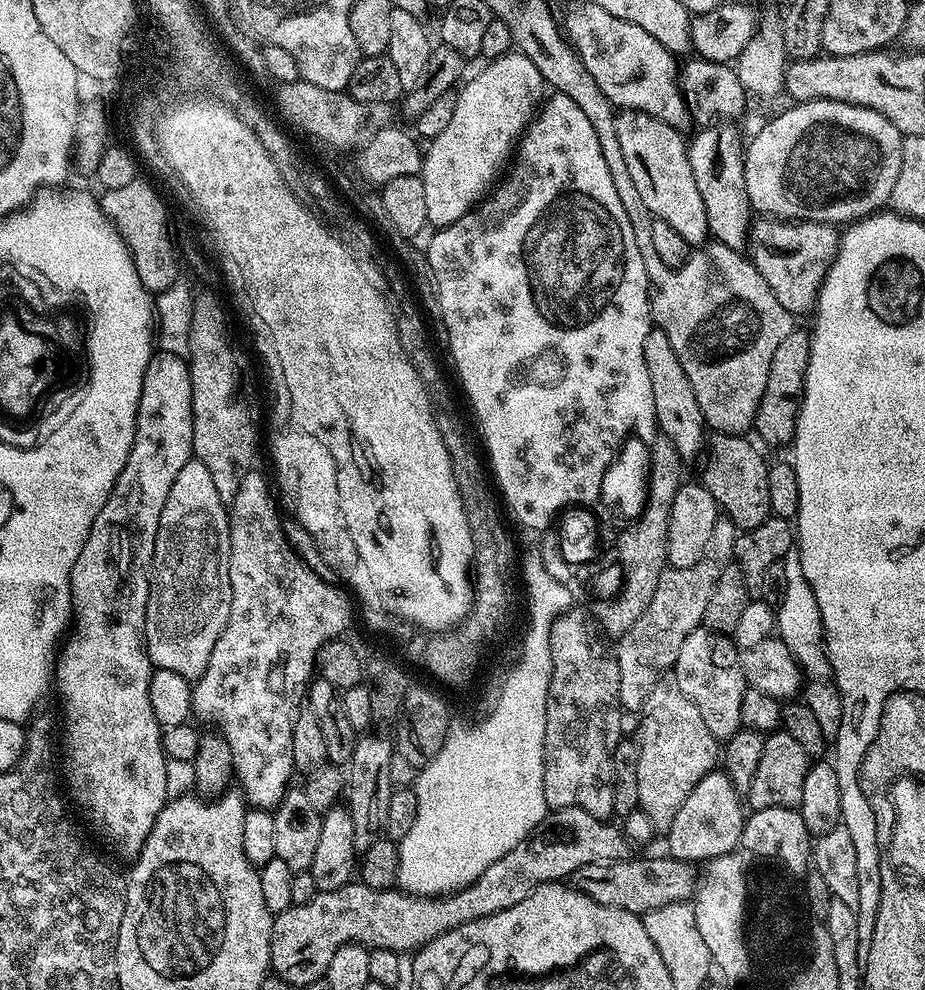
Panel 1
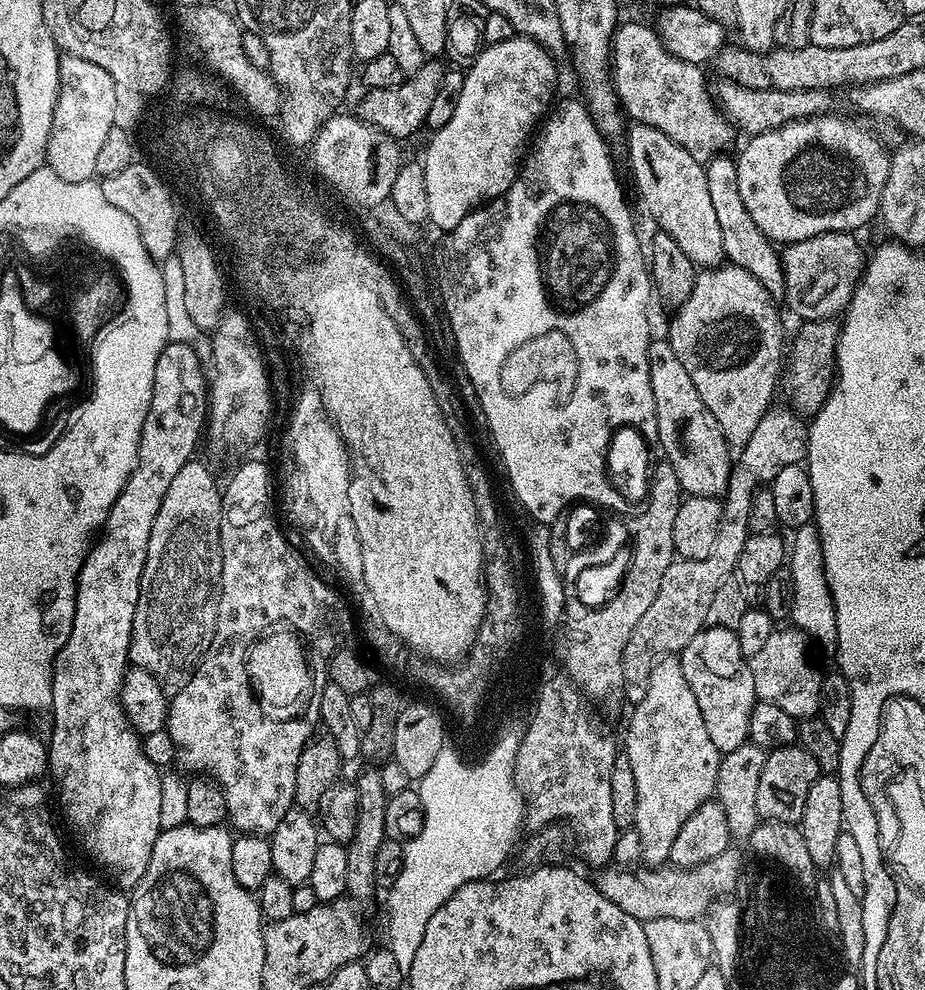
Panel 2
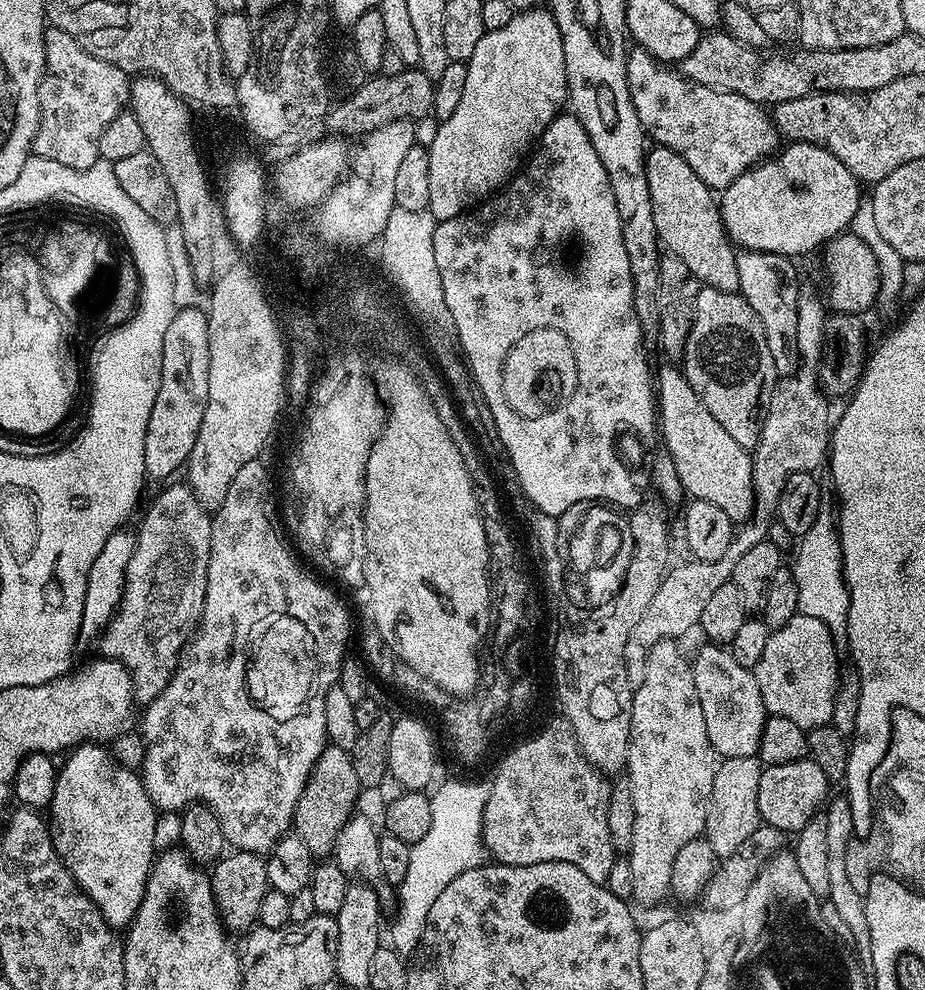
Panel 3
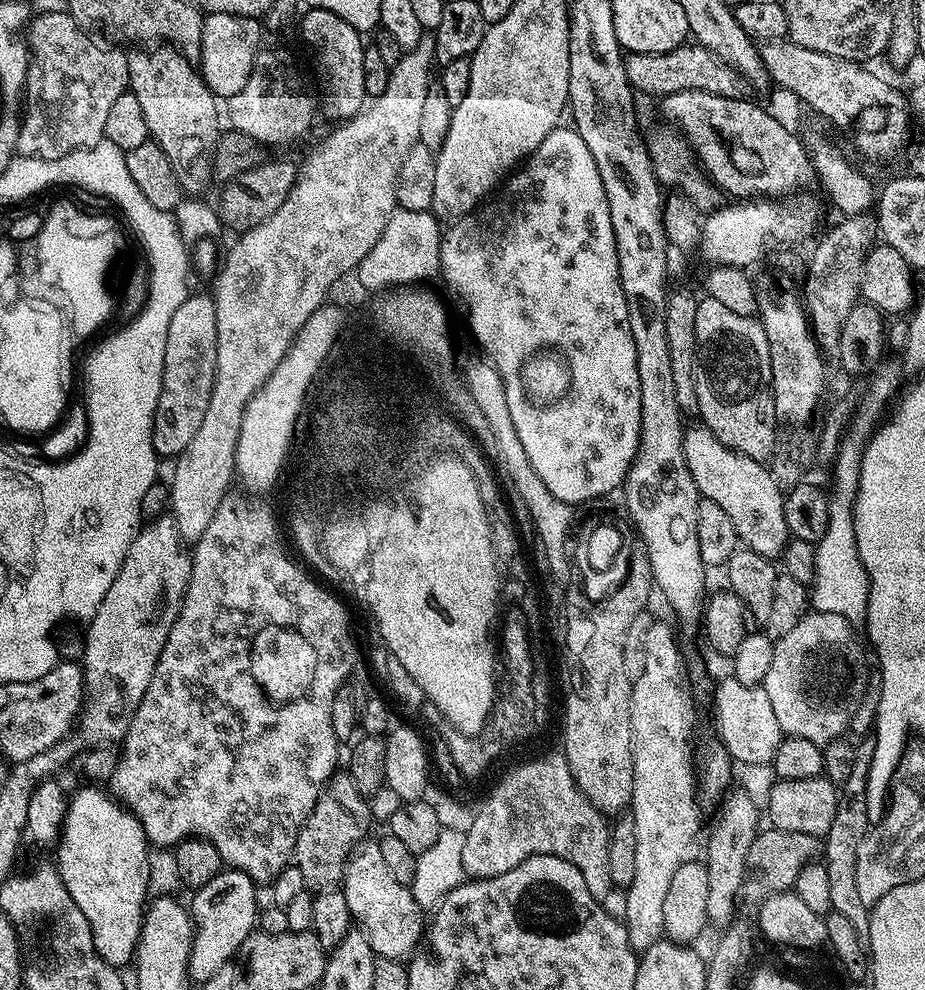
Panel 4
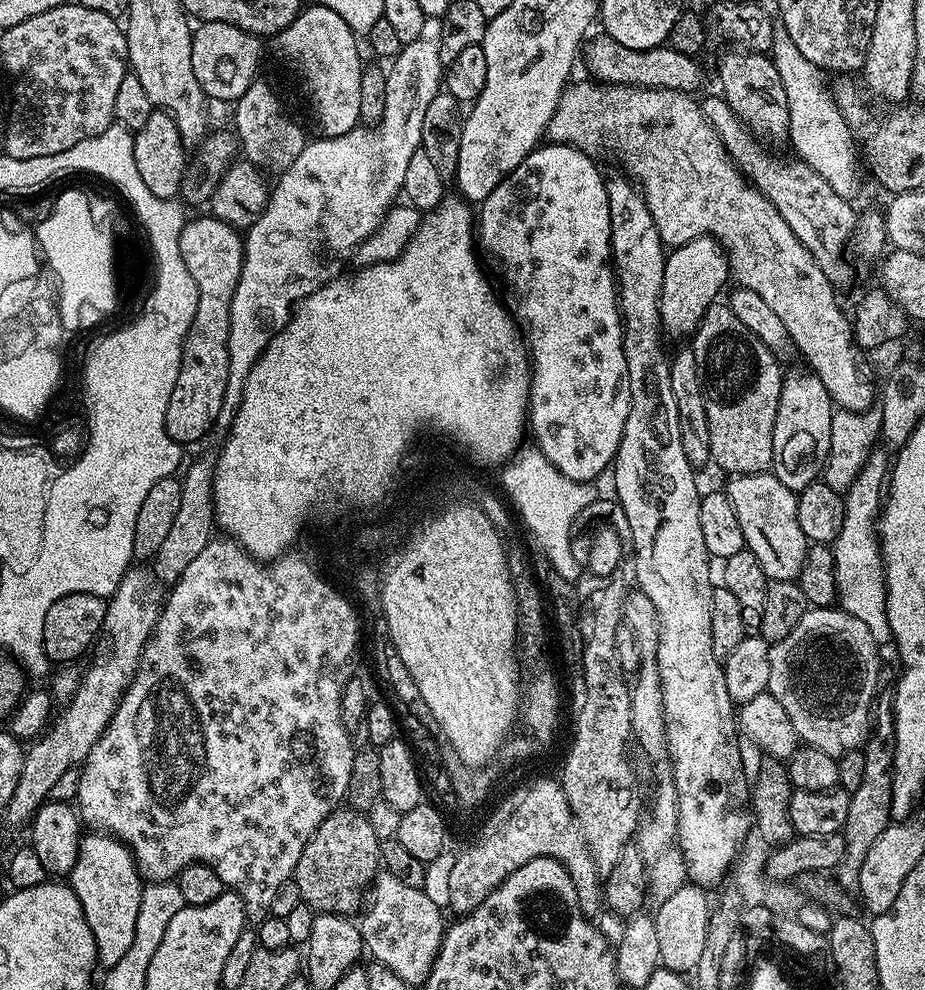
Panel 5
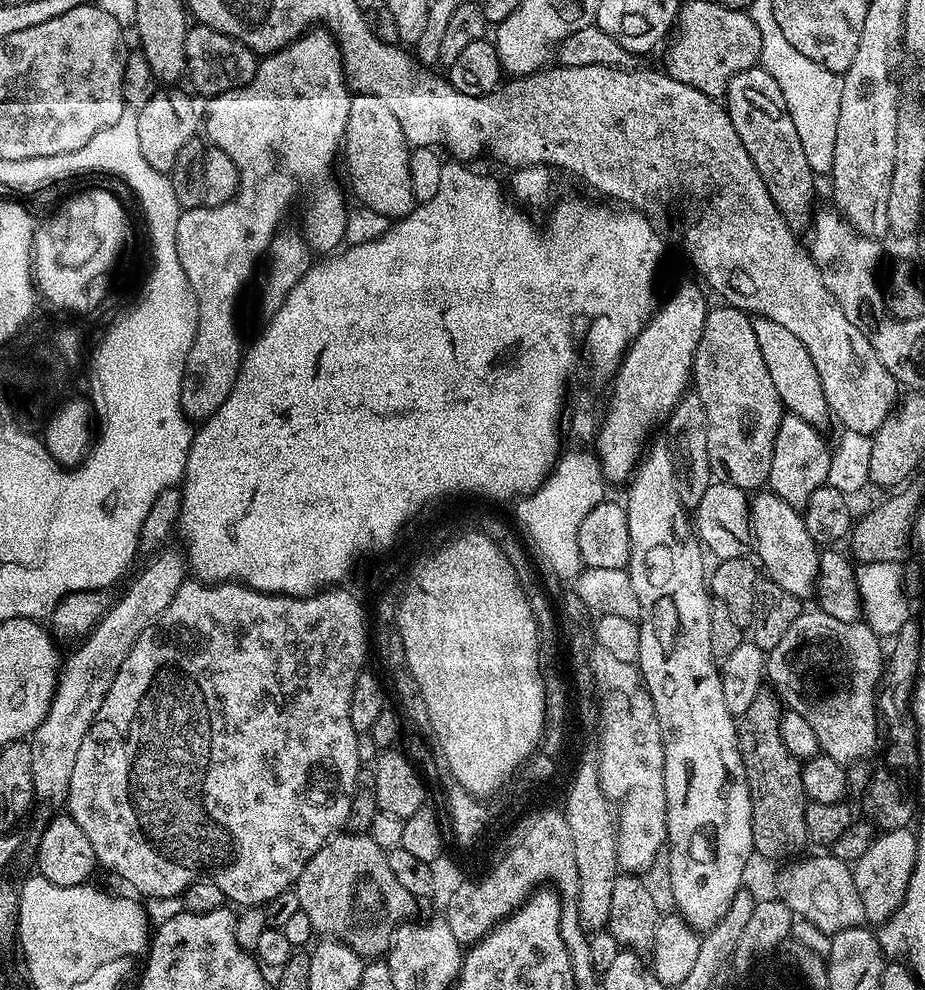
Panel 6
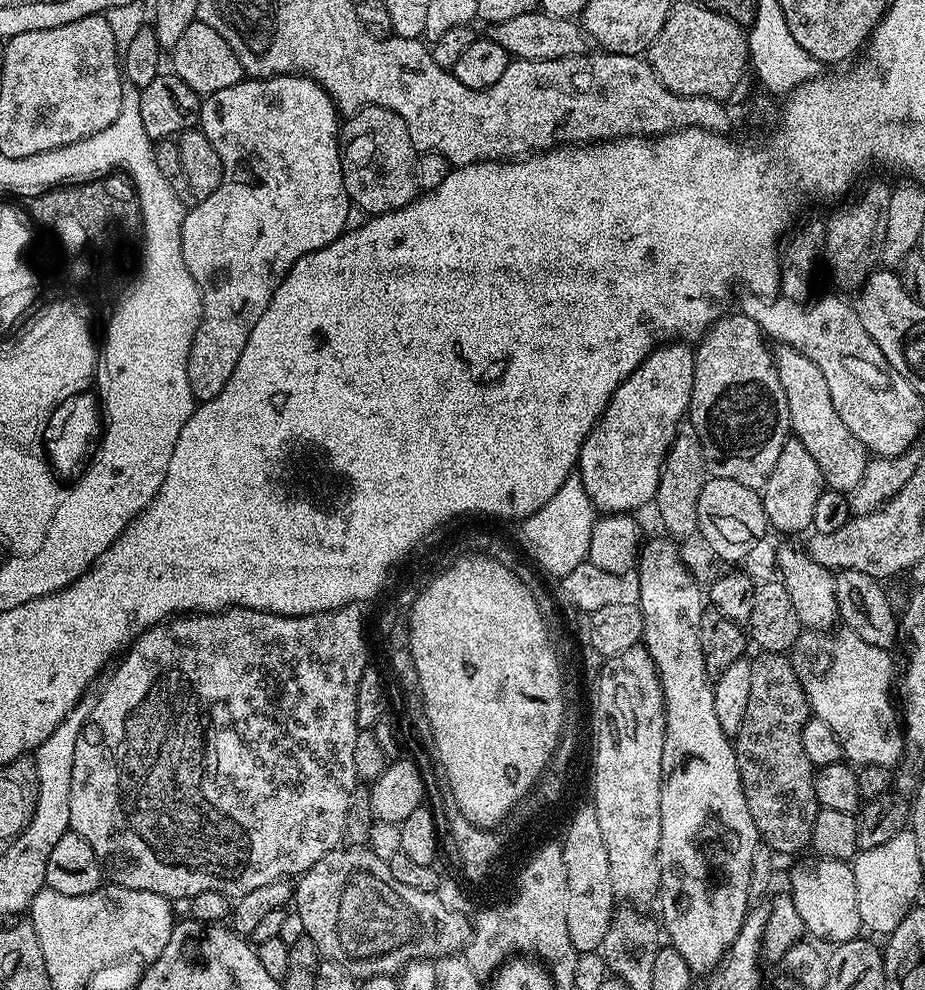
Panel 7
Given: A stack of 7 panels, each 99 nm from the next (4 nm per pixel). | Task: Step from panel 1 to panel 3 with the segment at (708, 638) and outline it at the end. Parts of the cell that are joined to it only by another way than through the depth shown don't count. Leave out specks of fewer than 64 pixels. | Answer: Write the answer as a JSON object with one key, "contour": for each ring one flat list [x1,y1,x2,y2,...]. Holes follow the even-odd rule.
{"contour":[[704,642,701,645,701,648,696,652,696,657,691,657,690,663,692,665,692,673,694,674,694,690,698,690,698,702,702,702,702,719,706,722,706,738,710,738,710,746,716,751,717,757,746,758,747,756,756,756,760,750,760,739,762,738,762,730,764,729,766,709,762,702,762,694,758,690,755,671,739,664,734,658,734,654,727,647,711,642]]}

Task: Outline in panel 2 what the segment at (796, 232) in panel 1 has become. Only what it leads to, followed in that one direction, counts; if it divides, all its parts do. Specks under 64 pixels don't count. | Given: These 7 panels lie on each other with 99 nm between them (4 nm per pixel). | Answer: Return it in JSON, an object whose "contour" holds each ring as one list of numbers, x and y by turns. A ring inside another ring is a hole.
{"contour":[[823,232,814,238,799,240,787,245,780,252,780,261,784,271,783,303,788,303,788,308,794,315,805,320,831,320,839,317,852,301,852,295,860,281,860,274,864,271,866,252,856,245,857,237,850,232]]}

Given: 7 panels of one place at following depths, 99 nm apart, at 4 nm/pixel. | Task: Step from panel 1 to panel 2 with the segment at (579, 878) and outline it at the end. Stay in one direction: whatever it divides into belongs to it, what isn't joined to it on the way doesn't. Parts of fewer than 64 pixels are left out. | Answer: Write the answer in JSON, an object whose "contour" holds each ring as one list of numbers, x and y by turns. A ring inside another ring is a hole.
{"contour":[[735,847,722,850,722,854,710,858,710,862,702,862,693,868,677,868,675,866,636,866,631,870,621,870,616,866,608,866,595,877,596,889,614,906,626,910,641,922,654,918,686,918,701,919,704,911,719,896,727,897,735,893,737,881,741,879,740,856]]}

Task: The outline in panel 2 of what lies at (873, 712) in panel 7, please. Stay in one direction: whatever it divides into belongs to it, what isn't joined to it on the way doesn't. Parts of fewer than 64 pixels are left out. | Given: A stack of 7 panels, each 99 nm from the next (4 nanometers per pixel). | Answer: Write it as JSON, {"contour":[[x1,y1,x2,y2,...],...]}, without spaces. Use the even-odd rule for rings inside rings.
{"contour":[[784,626,781,630,773,630,770,638,758,654,748,660,750,674,754,674,754,690,757,701,774,702,786,714,797,718,812,718,820,711,820,681,822,672,812,665,808,657,810,640,805,633,795,626]]}

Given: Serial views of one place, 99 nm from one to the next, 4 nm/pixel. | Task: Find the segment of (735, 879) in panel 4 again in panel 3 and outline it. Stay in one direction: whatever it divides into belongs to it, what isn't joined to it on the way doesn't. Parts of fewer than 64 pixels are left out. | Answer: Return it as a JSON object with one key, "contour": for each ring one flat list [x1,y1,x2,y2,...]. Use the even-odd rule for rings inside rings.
{"contour":[[756,756,746,758,723,757,716,765,714,787,710,789,710,806,702,833,703,839,710,842,710,850,718,858,734,854,750,834,759,828,762,821,758,810,758,778,762,765]]}

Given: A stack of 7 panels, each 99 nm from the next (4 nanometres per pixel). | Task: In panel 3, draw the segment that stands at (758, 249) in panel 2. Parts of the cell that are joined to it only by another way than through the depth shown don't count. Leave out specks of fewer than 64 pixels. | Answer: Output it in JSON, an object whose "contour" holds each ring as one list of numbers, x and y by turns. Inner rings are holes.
{"contour":[[740,250,736,253,738,262,739,293,744,301,758,314,762,322,762,334,766,334,766,346,774,358,774,366,781,377,789,376,799,366,799,352,796,349,798,334,798,304,802,293,800,276,791,259,773,252,750,252]]}

